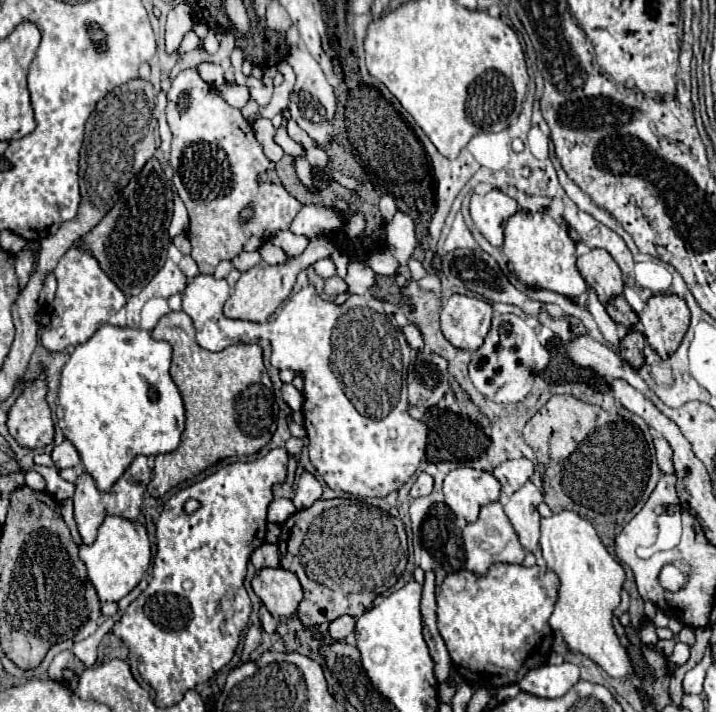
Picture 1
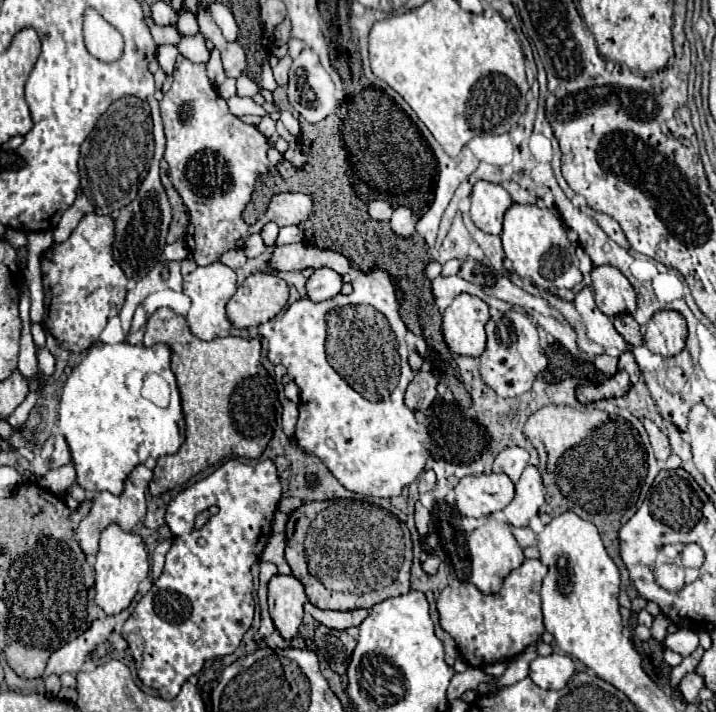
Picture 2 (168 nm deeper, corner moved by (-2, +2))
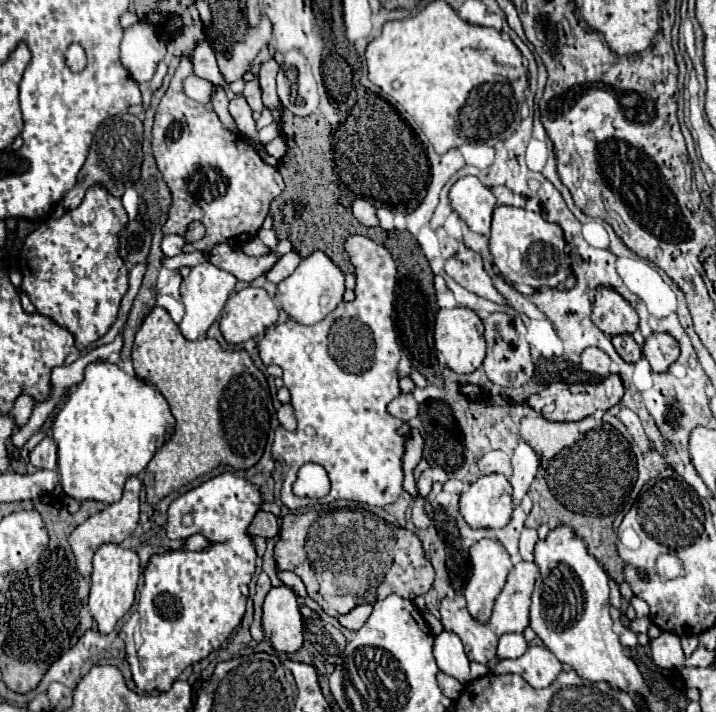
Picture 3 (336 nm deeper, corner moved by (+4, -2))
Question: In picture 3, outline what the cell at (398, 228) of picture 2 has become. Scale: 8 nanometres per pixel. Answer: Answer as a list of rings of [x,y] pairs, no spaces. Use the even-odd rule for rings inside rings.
[[[379,208],[377,210],[377,216],[379,216],[379,226],[383,228],[383,230],[387,230],[387,232],[391,232],[391,230],[395,230],[395,224],[393,224],[393,212],[391,210],[387,210],[387,208]]]

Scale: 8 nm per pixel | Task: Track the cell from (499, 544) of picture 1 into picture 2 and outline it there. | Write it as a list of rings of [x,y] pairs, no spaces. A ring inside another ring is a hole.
[[[487,516],[483,520],[483,524],[479,528],[475,528],[469,536],[467,536],[467,544],[469,544],[469,552],[471,552],[471,582],[483,592],[483,594],[497,594],[501,590],[501,584],[505,580],[505,576],[509,572],[513,572],[515,568],[519,568],[525,560],[521,546],[517,544],[515,536],[511,534],[509,526],[495,518],[495,516]]]

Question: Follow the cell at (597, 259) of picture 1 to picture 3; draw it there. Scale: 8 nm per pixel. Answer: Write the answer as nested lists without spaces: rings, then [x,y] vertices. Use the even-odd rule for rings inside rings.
[[[599,286],[593,302],[593,324],[613,336],[613,334],[633,334],[639,318],[635,308],[611,286]]]

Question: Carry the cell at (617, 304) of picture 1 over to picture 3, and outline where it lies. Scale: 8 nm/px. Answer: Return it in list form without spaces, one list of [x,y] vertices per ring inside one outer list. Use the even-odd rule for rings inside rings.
[[[617,334],[611,338],[611,342],[625,362],[637,362],[641,358],[641,346],[633,340],[631,334]]]

